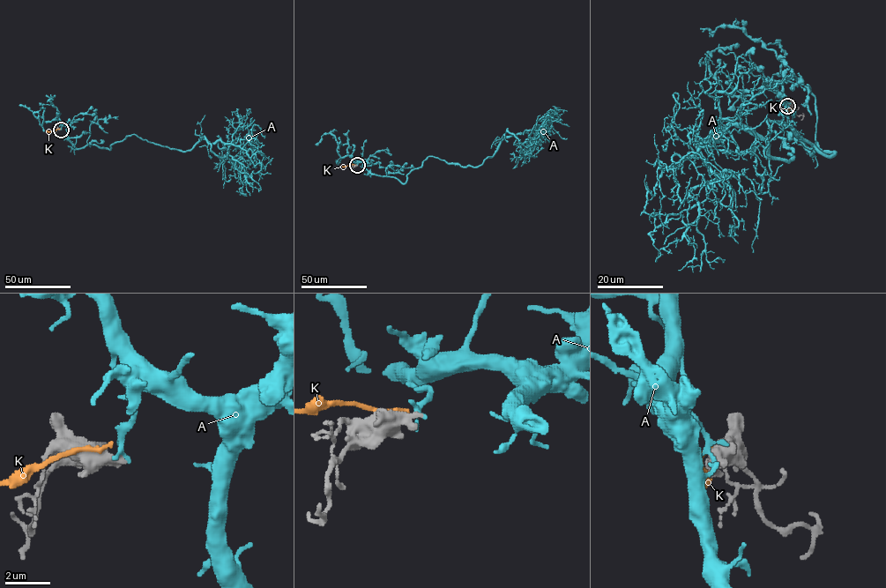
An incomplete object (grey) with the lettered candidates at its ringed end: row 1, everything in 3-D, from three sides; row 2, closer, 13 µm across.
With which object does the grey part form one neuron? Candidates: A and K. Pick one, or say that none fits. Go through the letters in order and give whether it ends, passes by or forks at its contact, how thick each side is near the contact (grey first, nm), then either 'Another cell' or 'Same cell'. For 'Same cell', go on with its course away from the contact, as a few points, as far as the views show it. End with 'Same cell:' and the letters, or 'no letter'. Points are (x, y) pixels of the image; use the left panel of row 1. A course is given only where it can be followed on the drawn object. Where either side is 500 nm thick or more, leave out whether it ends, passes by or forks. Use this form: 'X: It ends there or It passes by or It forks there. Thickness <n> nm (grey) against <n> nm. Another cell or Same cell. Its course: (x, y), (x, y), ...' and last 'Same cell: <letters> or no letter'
A: It passes by. Thickness 480 nm (grey) against 190 nm. Another cell
K: Thickness 650 nm (grey) against 260 nm. Another cell
Same cell: no letter

